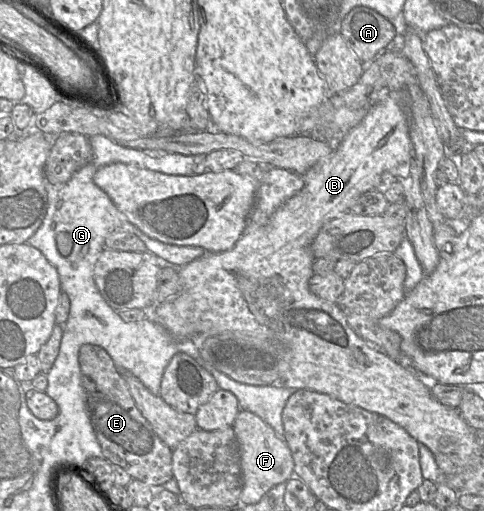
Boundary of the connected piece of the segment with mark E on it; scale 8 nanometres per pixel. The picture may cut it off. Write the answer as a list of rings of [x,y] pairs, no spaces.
[[[84,344],[78,356],[86,408],[103,457],[113,466],[122,467],[133,479],[158,486],[173,478],[173,450],[156,435],[137,408],[122,371],[100,346]]]

